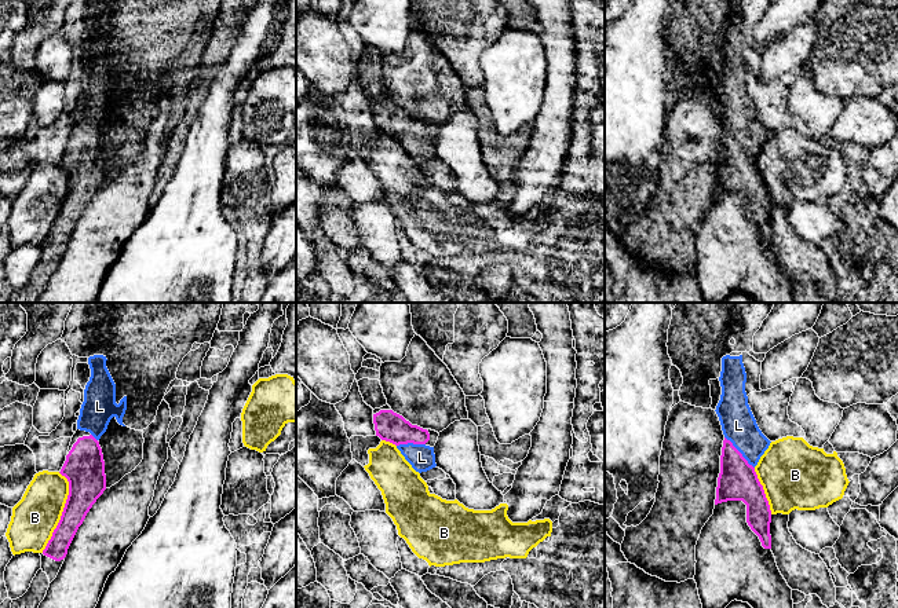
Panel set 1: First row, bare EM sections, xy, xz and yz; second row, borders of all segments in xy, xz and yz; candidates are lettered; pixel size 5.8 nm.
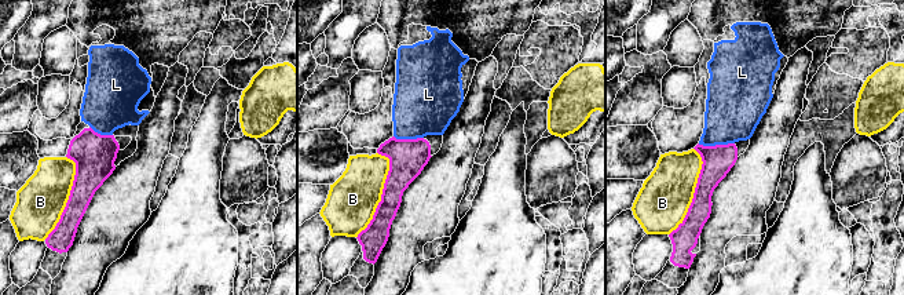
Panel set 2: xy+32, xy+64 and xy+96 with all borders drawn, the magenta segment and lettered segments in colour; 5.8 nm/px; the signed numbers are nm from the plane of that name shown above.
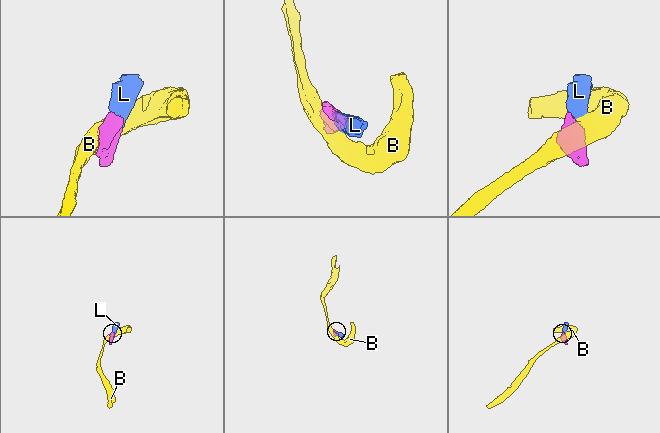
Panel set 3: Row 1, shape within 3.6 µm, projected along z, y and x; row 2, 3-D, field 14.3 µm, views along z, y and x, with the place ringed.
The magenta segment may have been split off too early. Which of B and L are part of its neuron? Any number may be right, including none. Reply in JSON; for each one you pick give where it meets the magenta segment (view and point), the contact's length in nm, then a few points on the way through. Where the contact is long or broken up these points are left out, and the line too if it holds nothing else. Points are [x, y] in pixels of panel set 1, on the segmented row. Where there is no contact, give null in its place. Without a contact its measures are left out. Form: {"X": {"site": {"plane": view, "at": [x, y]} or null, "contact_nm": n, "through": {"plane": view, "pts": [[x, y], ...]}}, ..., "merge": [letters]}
{"L": {"site": {"plane": "yz", "at": [740, 453]}, "contact_nm": 260, "through": {"plane": "yz", "pts": [[737, 480], [740, 453], [738, 425]]}}, "merge": ["L"]}

